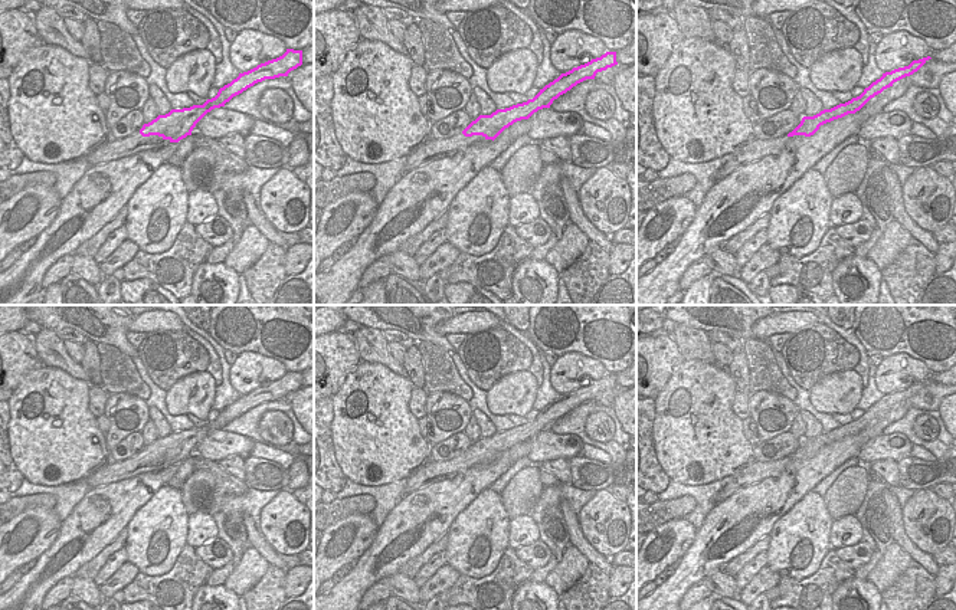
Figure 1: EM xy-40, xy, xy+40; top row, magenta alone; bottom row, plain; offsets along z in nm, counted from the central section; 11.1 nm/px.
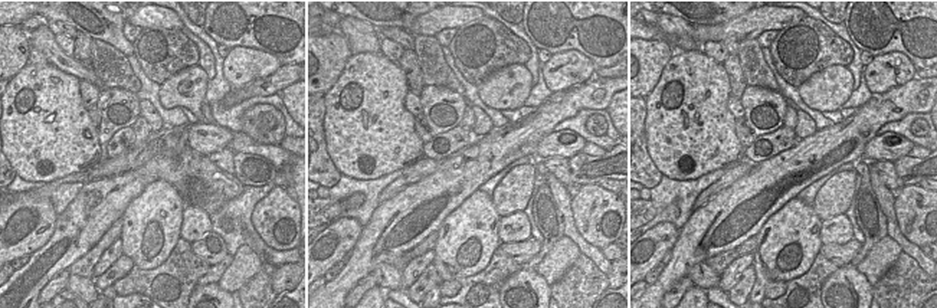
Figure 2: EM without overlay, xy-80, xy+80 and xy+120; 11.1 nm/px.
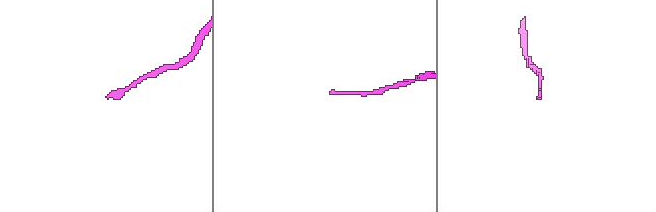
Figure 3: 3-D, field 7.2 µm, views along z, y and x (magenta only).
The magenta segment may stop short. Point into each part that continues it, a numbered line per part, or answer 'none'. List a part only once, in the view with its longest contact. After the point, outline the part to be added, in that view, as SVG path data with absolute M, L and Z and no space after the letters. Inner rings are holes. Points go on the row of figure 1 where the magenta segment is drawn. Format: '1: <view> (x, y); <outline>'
1: xy-40 (111, 150); M138 129L135 134L127 138L107 141L102 147L94 150L85 158L92 167L124 157L131 157L141 151L158 150L167 144L171 144L170 140L164 140L158 135L143 137Z

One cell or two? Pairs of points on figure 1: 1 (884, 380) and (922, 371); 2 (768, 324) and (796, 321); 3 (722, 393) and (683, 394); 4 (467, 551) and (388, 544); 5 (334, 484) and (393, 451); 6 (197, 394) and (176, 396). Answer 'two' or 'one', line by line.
1: one
2: one
3: one
4: two
5: two
6: one

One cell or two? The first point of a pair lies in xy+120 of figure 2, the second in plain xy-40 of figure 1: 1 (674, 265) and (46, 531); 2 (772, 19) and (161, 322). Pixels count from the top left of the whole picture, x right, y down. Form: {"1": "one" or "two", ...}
{"1": "two", "2": "one"}

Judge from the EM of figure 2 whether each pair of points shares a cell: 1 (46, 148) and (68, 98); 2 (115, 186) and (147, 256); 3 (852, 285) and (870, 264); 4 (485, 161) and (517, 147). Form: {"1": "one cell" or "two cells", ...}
{"1": "one cell", "2": "two cells", "3": "two cells", "4": "one cell"}

